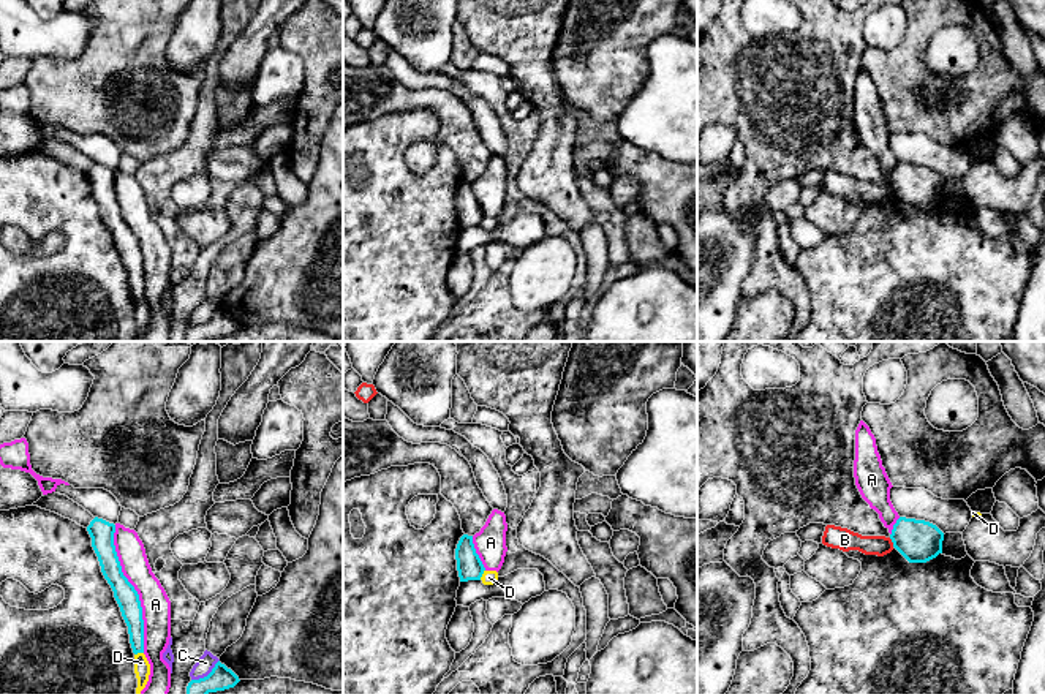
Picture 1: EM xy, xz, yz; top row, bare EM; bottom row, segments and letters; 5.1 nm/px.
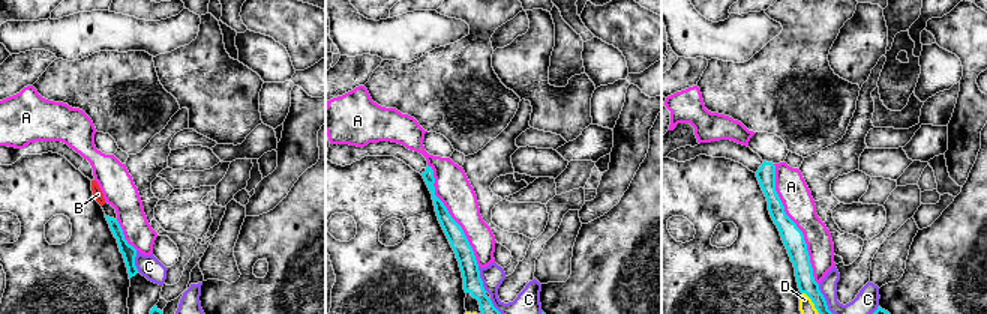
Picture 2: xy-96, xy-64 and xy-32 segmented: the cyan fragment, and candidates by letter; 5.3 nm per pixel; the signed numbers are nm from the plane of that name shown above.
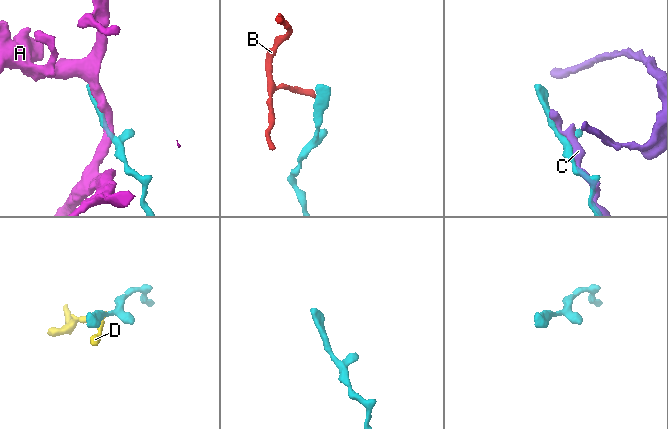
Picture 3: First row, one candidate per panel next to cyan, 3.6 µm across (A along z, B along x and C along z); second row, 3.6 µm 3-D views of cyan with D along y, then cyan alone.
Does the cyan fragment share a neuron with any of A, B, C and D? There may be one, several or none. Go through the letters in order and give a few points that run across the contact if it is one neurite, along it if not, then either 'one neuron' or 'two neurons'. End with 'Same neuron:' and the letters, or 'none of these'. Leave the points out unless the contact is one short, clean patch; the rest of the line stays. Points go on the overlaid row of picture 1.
A: two neurons
B: yz (889, 538), (894, 546) | two neurons
C: two neurons
D: two neurons
Same neuron: none of these

